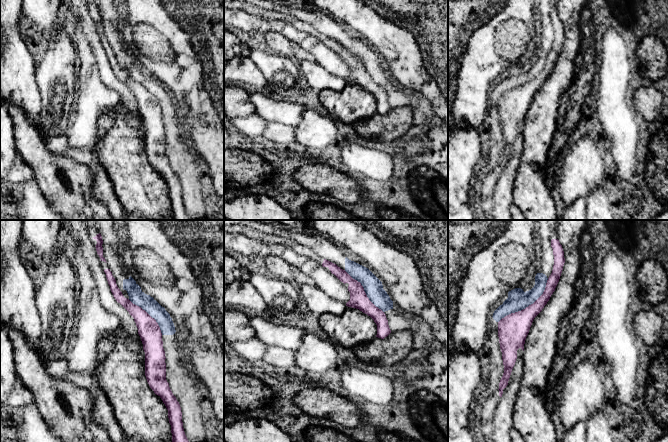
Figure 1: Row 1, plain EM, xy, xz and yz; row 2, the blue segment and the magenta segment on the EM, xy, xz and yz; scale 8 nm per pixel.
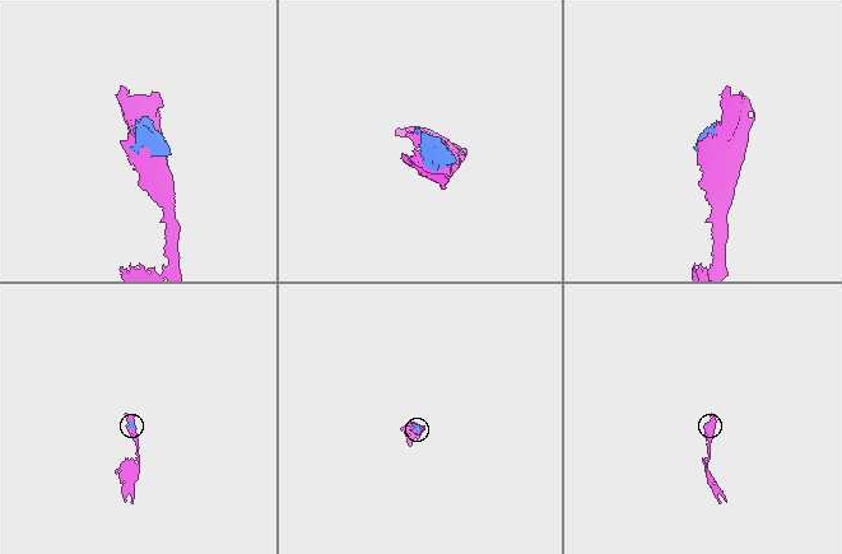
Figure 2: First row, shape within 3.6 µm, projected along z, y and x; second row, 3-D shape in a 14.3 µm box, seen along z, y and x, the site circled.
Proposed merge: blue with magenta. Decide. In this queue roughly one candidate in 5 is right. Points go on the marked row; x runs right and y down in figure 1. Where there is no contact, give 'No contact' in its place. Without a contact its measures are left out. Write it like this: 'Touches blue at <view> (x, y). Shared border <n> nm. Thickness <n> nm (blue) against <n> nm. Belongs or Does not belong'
Touches blue at yz (527, 306). Shared border 550 nm. Thickness 170 nm (blue) against 240 nm. Does not belong

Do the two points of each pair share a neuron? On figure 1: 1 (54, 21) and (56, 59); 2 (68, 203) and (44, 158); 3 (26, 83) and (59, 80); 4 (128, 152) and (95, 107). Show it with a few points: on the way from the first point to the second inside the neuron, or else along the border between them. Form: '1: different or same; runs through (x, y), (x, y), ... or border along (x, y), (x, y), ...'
1: different; border along (61, 27), (46, 41)
2: same; runs through (64, 192), (50, 169)
3: different; border along (35, 67), (35, 81), (41, 105)
4: different; border along (119, 101), (98, 119), (97, 137)

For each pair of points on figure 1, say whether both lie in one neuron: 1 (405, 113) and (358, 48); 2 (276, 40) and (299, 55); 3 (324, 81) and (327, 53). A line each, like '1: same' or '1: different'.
1: different
2: same
3: different

